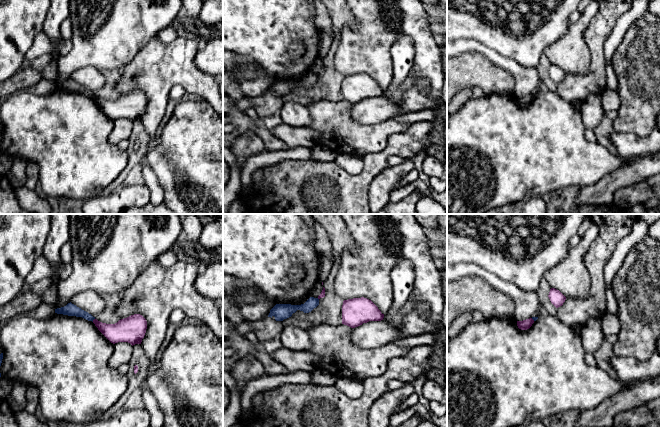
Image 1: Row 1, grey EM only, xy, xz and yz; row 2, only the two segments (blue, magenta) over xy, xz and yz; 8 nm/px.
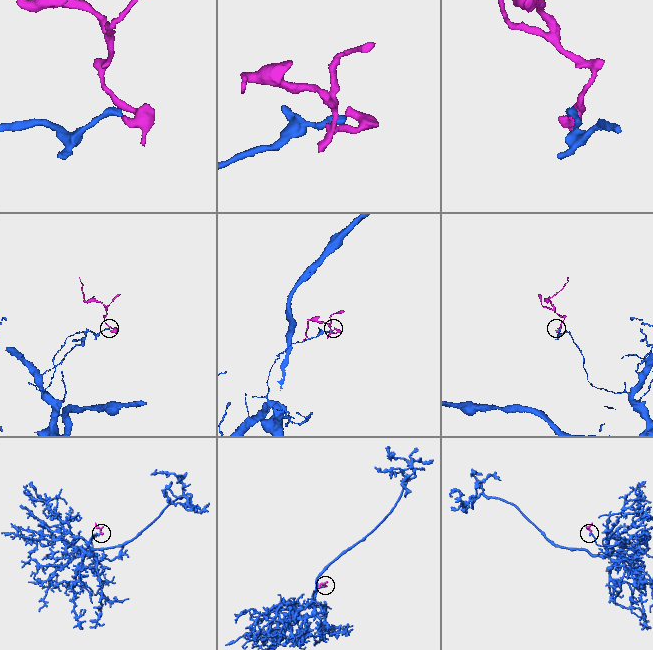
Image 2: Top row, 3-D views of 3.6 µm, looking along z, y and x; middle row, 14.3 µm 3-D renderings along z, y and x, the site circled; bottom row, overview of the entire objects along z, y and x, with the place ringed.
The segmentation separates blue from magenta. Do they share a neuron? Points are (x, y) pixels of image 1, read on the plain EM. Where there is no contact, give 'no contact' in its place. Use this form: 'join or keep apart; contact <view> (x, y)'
keep apart; contact xy (93, 95)

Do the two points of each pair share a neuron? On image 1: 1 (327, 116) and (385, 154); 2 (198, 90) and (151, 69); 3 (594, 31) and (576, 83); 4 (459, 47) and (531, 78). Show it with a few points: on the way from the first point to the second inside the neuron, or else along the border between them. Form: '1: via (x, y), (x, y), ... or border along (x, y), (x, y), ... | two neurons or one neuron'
1: border along (395, 133), (384, 148), (362, 156) | two neurons
2: via (186, 78), (177, 69), (163, 69) | one neuron
3: via (596, 46), (596, 72), (591, 77) | one neuron
4: via (477, 47), (491, 54), (499, 61), (513, 67) | one neuron

